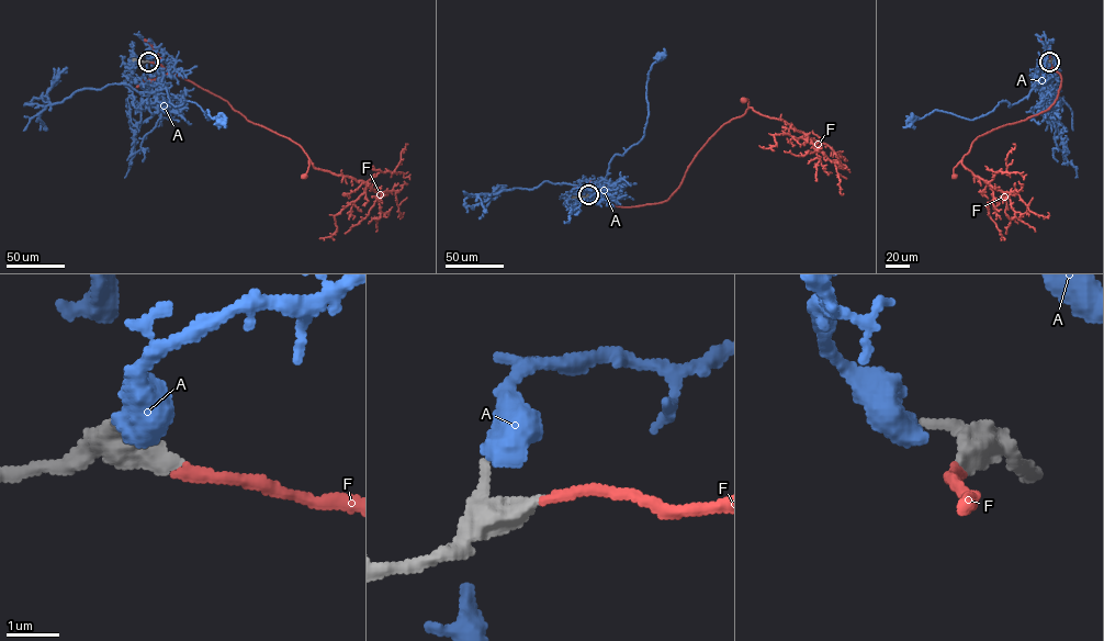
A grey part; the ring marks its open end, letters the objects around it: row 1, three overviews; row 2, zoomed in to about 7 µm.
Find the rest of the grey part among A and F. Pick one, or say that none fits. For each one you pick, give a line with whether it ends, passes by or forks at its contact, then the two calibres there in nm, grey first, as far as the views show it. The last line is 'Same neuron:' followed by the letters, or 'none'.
F: it ends; calibres 400 and 200 nm
Same neuron: F

